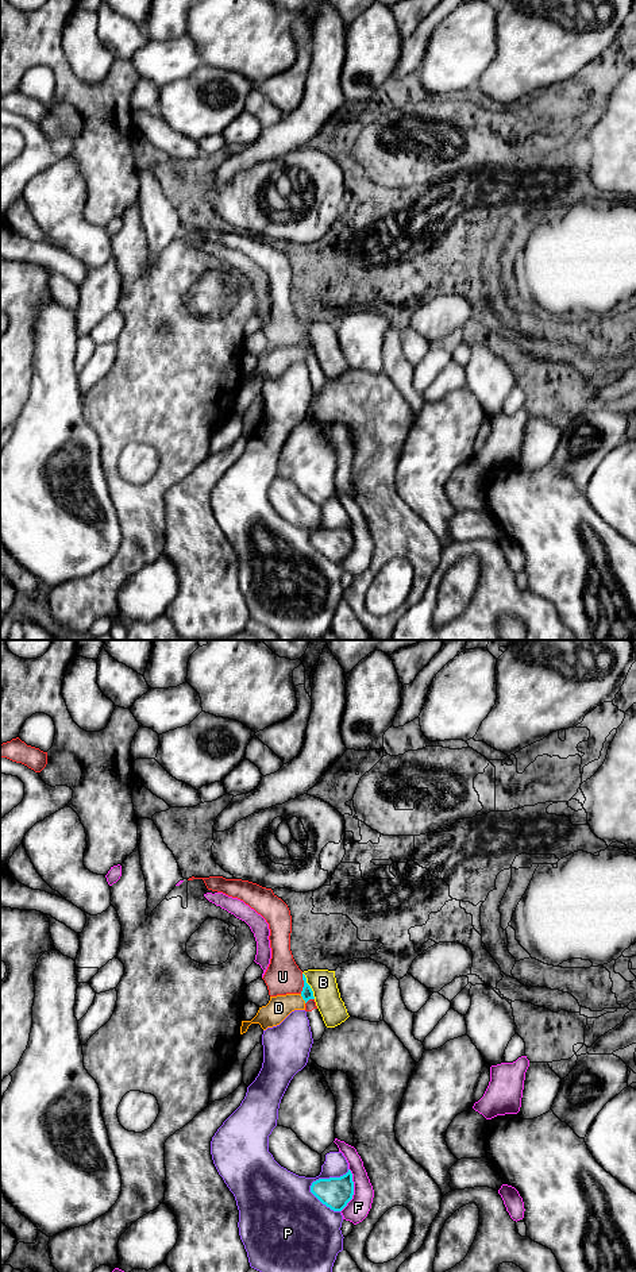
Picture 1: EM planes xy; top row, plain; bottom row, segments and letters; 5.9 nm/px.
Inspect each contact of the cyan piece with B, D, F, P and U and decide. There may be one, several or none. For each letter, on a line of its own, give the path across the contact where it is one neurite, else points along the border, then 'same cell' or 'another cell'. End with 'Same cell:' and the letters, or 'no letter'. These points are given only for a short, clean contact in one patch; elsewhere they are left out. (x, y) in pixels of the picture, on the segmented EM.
B: another cell
D: across xy (307, 993), (303, 998), (278, 1008) | same cell
F: another cell
P: another cell
U: along xy (303, 974), (303, 990), (300, 993) | another cell
Same cell: D

